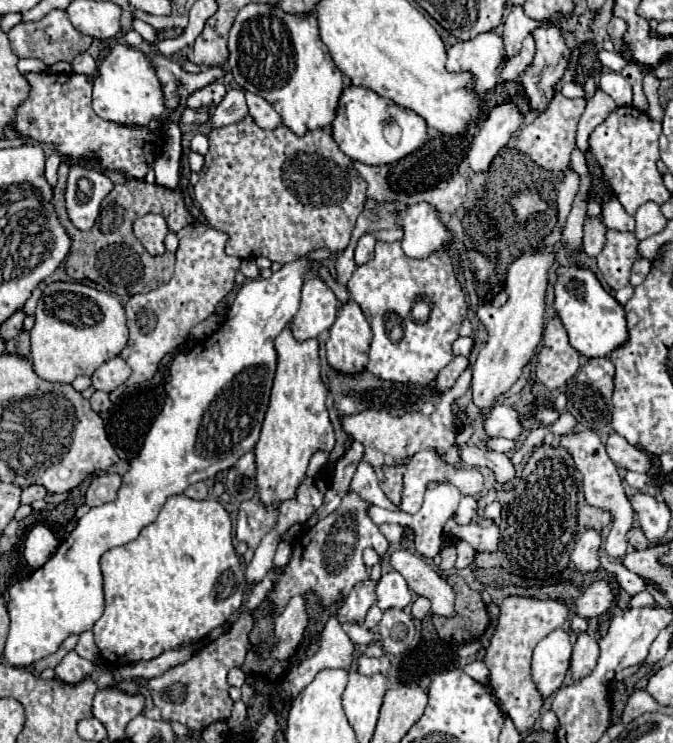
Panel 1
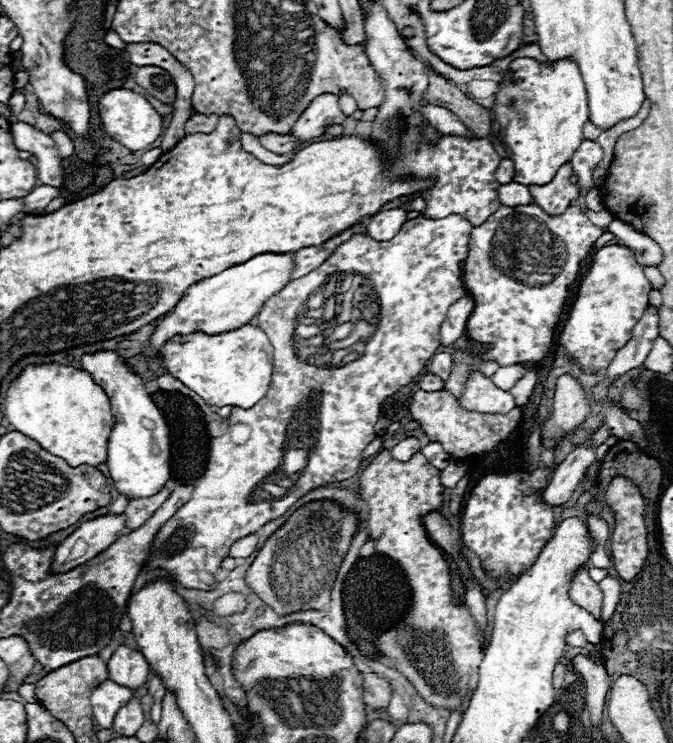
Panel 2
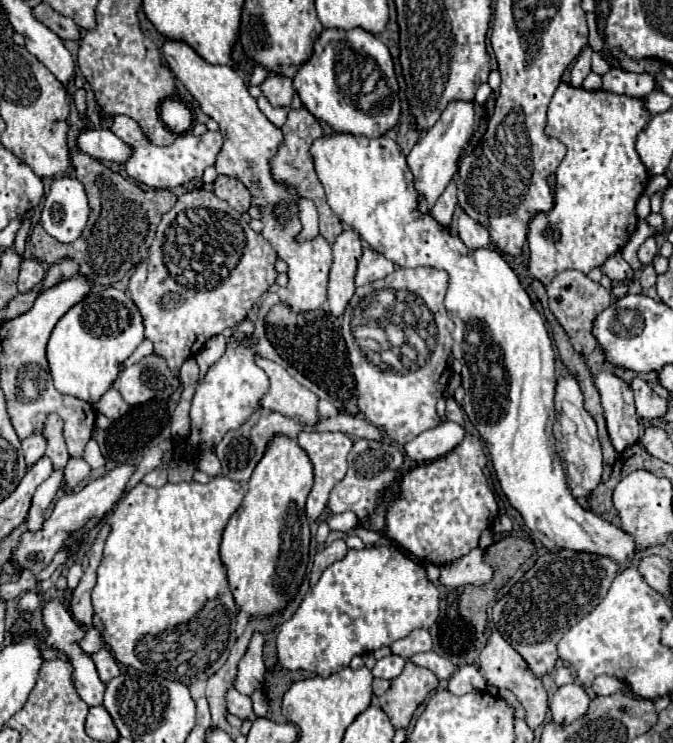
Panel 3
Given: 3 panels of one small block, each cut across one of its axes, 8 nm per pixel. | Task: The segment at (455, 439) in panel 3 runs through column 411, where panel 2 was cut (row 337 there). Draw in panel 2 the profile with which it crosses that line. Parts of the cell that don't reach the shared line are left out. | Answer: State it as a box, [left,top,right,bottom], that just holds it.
[440,294,474,346]

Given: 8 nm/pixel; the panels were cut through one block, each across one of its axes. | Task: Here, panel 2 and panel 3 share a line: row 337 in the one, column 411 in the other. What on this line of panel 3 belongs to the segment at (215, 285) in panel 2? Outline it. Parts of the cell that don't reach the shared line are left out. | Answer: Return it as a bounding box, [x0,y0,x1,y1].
[408,102,474,212]

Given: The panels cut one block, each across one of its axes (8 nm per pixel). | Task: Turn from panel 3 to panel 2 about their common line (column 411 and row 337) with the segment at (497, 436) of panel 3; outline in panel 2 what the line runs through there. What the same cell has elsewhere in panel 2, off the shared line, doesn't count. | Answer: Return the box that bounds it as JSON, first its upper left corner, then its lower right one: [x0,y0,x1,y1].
[160,326,272,406]

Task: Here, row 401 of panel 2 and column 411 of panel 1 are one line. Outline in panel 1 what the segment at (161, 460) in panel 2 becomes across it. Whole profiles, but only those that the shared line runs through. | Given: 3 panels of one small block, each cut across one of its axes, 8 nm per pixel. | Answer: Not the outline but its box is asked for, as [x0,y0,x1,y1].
[332,86,426,166]

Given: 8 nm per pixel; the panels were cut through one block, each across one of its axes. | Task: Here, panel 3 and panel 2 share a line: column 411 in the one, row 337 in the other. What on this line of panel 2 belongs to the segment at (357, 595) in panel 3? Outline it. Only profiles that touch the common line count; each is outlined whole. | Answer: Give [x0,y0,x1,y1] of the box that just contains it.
[558,244,652,374]

